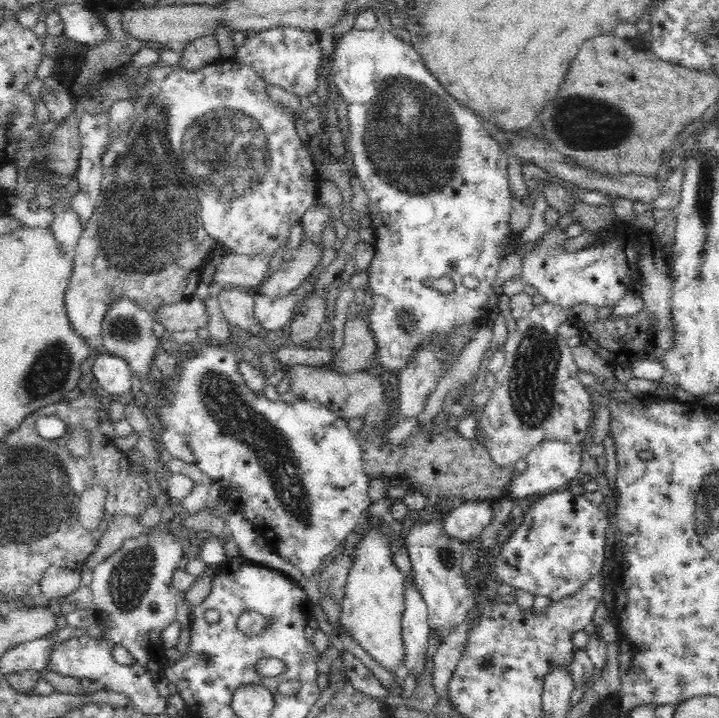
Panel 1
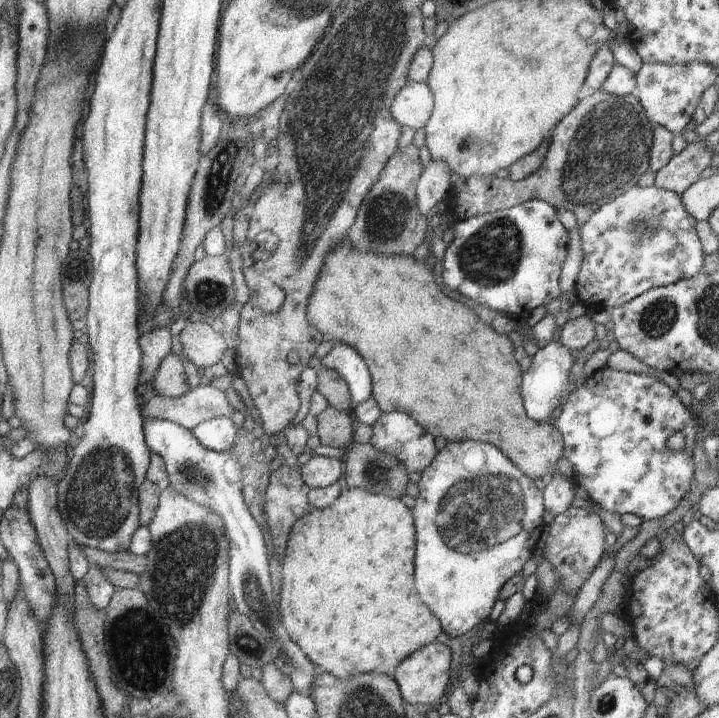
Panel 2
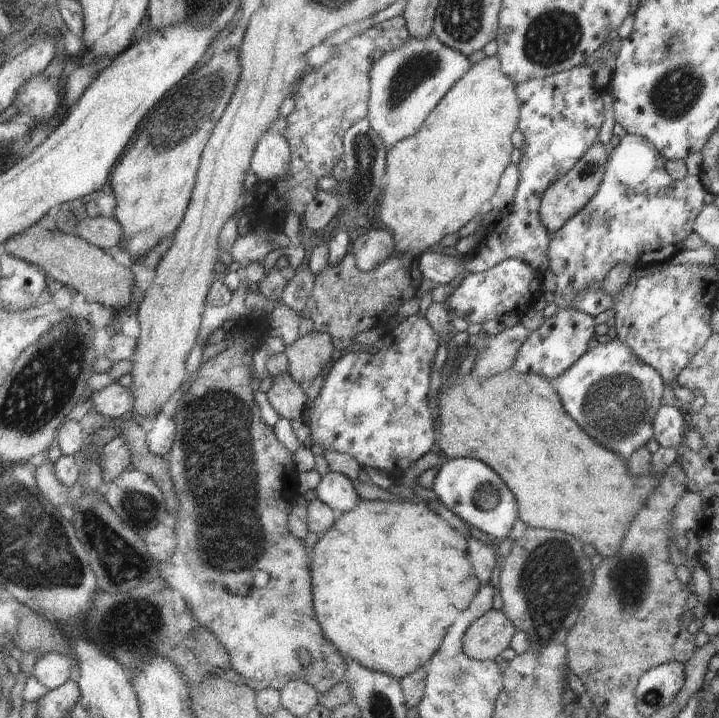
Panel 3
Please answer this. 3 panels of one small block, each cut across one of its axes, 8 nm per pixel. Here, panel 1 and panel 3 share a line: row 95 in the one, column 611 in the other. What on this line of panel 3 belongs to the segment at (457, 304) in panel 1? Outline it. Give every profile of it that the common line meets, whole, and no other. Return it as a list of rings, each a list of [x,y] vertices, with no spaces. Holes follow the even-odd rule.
[[[616,338],[587,350],[563,375],[551,381],[563,410],[593,440],[627,458],[652,438],[651,420],[660,406],[664,383]]]

